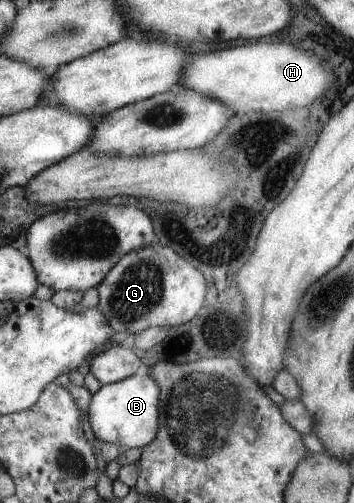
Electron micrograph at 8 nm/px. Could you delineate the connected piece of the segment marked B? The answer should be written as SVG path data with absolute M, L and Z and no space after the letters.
M141 370L125 379L102 384L88 403L88 422L94 437L116 447L143 448L155 439L158 428L159 386L154 379Z

